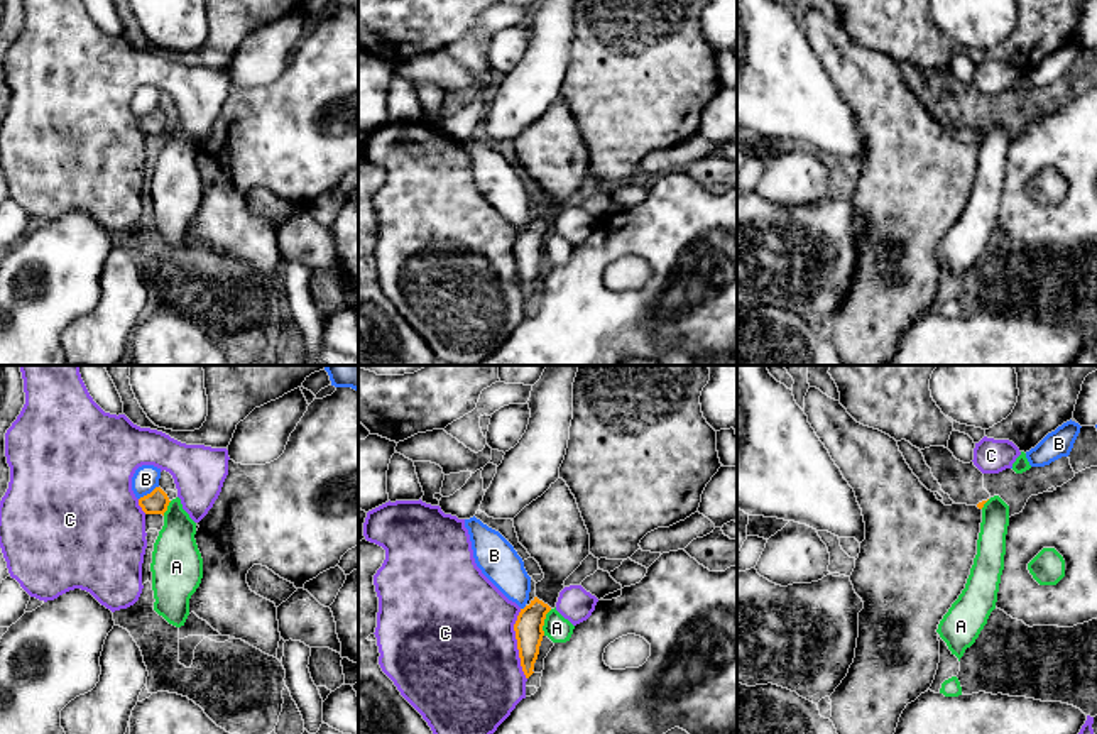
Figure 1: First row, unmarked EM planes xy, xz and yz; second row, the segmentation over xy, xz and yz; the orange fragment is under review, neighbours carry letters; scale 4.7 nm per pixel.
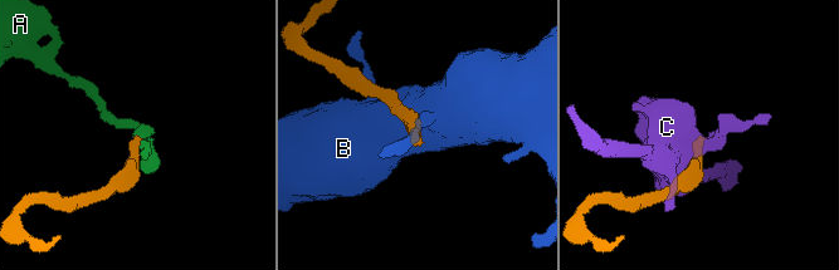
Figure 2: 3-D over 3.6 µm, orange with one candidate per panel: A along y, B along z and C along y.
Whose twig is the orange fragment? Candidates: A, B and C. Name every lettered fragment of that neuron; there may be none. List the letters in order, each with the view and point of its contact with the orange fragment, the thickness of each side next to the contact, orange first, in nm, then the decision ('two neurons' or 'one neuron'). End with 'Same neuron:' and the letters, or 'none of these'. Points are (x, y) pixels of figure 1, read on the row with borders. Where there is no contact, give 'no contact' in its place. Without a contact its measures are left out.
A: meets orange in xz at (543, 623); 130 nm thick on the orange side, 120 nm on the other; two neurons
B: meets orange in xy at (147, 494); 110 nm thick on the orange side, 120 nm on the other; two neurons
C: meets orange in xz at (518, 645); 130 nm thick on the orange side, 500 nm on the other; two neurons
Same neuron: none of these

